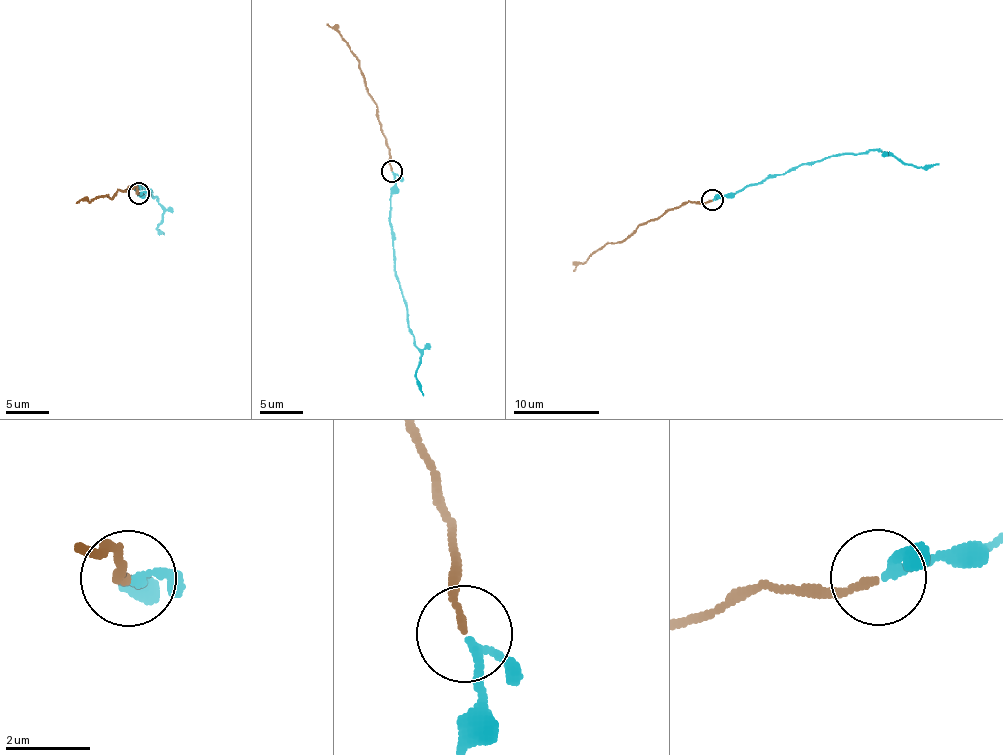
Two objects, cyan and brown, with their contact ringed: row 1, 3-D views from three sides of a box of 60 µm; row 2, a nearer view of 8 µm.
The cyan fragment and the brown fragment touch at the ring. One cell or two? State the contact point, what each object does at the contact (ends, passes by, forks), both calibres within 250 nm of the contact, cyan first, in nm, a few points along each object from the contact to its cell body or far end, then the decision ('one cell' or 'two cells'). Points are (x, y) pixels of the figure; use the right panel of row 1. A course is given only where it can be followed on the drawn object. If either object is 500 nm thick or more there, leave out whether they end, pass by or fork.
place (712, 200); cyan passes by; brown ends; calibres 160 and 150 nm; course cyan (712, 200), (730, 198), (751, 185), (840, 154), (881, 149), (915, 166), (939, 164); course brown (712, 200), (684, 201), (639, 224), (621, 242), (606, 242), (573, 270); one cell

